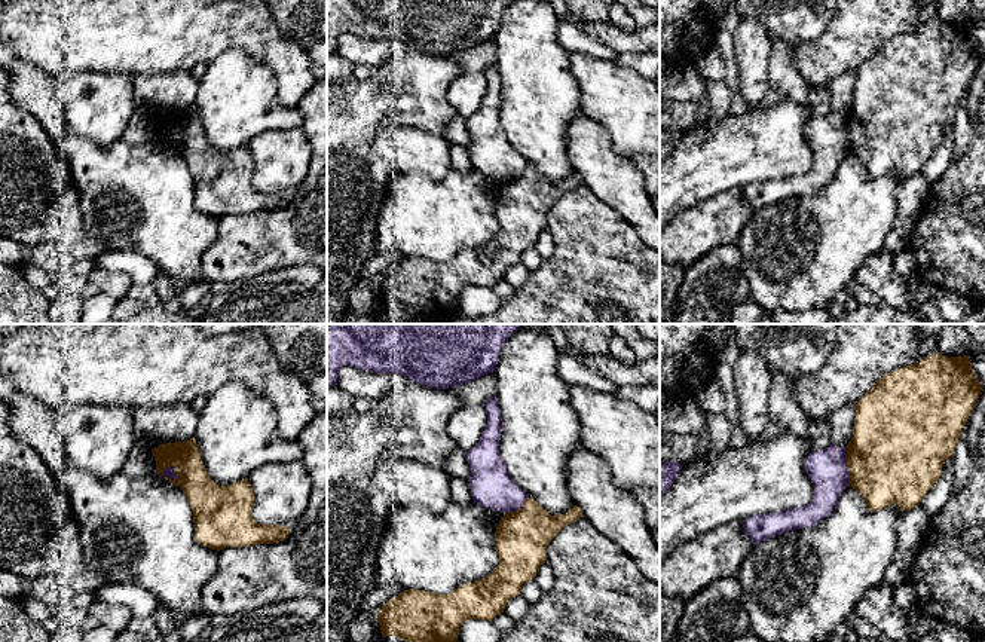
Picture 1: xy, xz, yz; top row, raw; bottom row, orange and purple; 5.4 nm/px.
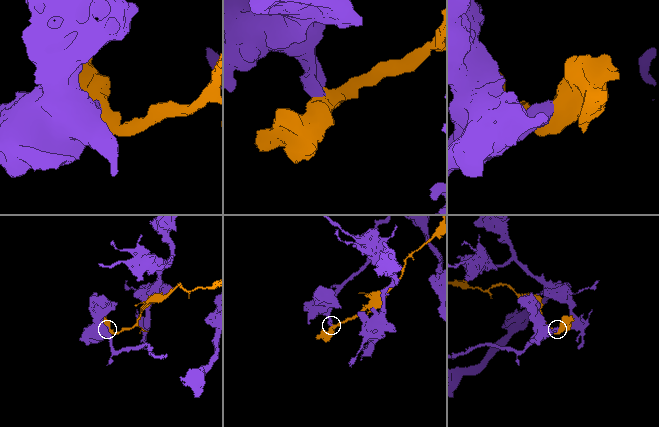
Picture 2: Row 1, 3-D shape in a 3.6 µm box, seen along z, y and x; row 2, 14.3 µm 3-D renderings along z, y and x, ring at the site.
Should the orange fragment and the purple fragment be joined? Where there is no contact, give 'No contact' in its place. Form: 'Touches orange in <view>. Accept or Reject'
Touches orange in xy. Reject

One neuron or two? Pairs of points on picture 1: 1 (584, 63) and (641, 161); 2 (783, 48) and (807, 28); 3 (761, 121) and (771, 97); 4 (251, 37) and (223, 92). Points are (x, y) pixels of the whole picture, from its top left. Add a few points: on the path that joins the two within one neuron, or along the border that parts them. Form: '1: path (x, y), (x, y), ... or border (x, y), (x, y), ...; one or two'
1: border (644, 153), (632, 158); two
2: border (774, 40), (788, 40), (791, 43); two
3: border (801, 103), (782, 101), (759, 107); two
4: border (211, 61), (229, 49), (241, 48), (272, 72); two

